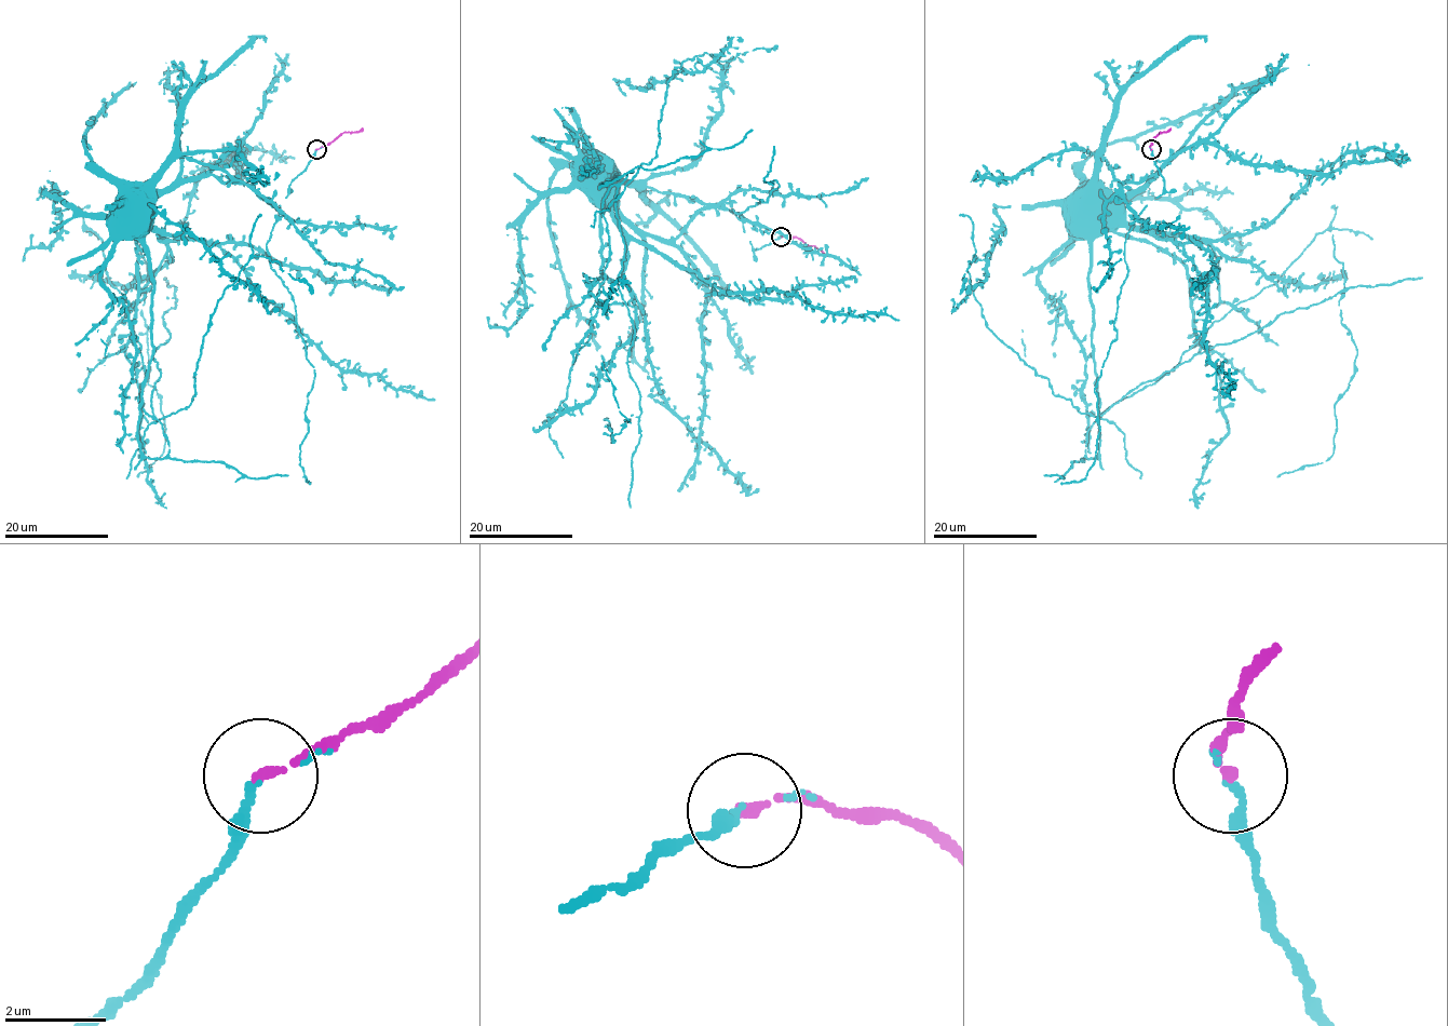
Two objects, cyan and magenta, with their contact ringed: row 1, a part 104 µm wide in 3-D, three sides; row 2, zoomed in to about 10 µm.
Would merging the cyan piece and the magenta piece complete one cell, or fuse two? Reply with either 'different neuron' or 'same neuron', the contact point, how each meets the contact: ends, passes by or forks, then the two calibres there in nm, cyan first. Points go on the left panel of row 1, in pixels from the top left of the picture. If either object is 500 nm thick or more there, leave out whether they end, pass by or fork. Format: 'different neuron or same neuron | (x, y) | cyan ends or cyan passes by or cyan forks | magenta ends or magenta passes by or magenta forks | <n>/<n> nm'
same neuron | (316, 149) | cyan passes by | magenta ends | 120/190 nm

